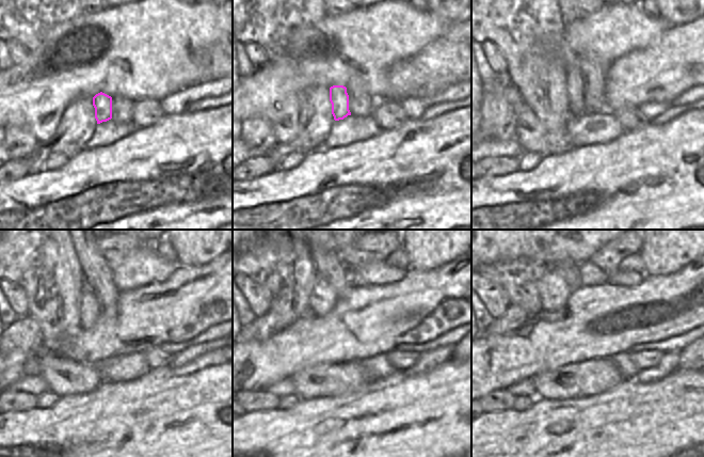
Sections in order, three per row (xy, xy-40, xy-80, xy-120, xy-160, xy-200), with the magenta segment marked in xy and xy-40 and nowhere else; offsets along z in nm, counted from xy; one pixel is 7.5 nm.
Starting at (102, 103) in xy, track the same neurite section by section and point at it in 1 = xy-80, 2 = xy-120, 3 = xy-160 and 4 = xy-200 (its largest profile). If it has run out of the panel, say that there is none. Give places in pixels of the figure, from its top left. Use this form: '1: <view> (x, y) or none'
1: xy-80 (574, 81)
2: xy-120 (90, 310)
3: xy-160 (322, 299)
4: xy-200 (554, 290)

